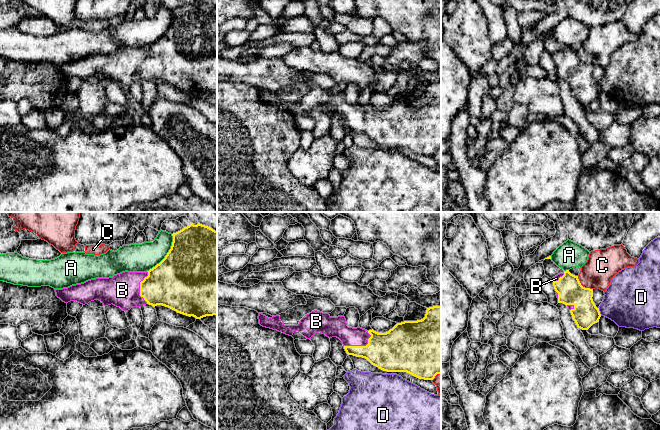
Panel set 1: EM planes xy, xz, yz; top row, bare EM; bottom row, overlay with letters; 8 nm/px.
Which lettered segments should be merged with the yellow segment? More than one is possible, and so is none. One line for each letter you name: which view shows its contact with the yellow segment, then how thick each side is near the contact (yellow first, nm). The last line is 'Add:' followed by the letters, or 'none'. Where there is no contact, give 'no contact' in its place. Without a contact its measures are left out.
B: xz | 320/160 nm
Add: B

